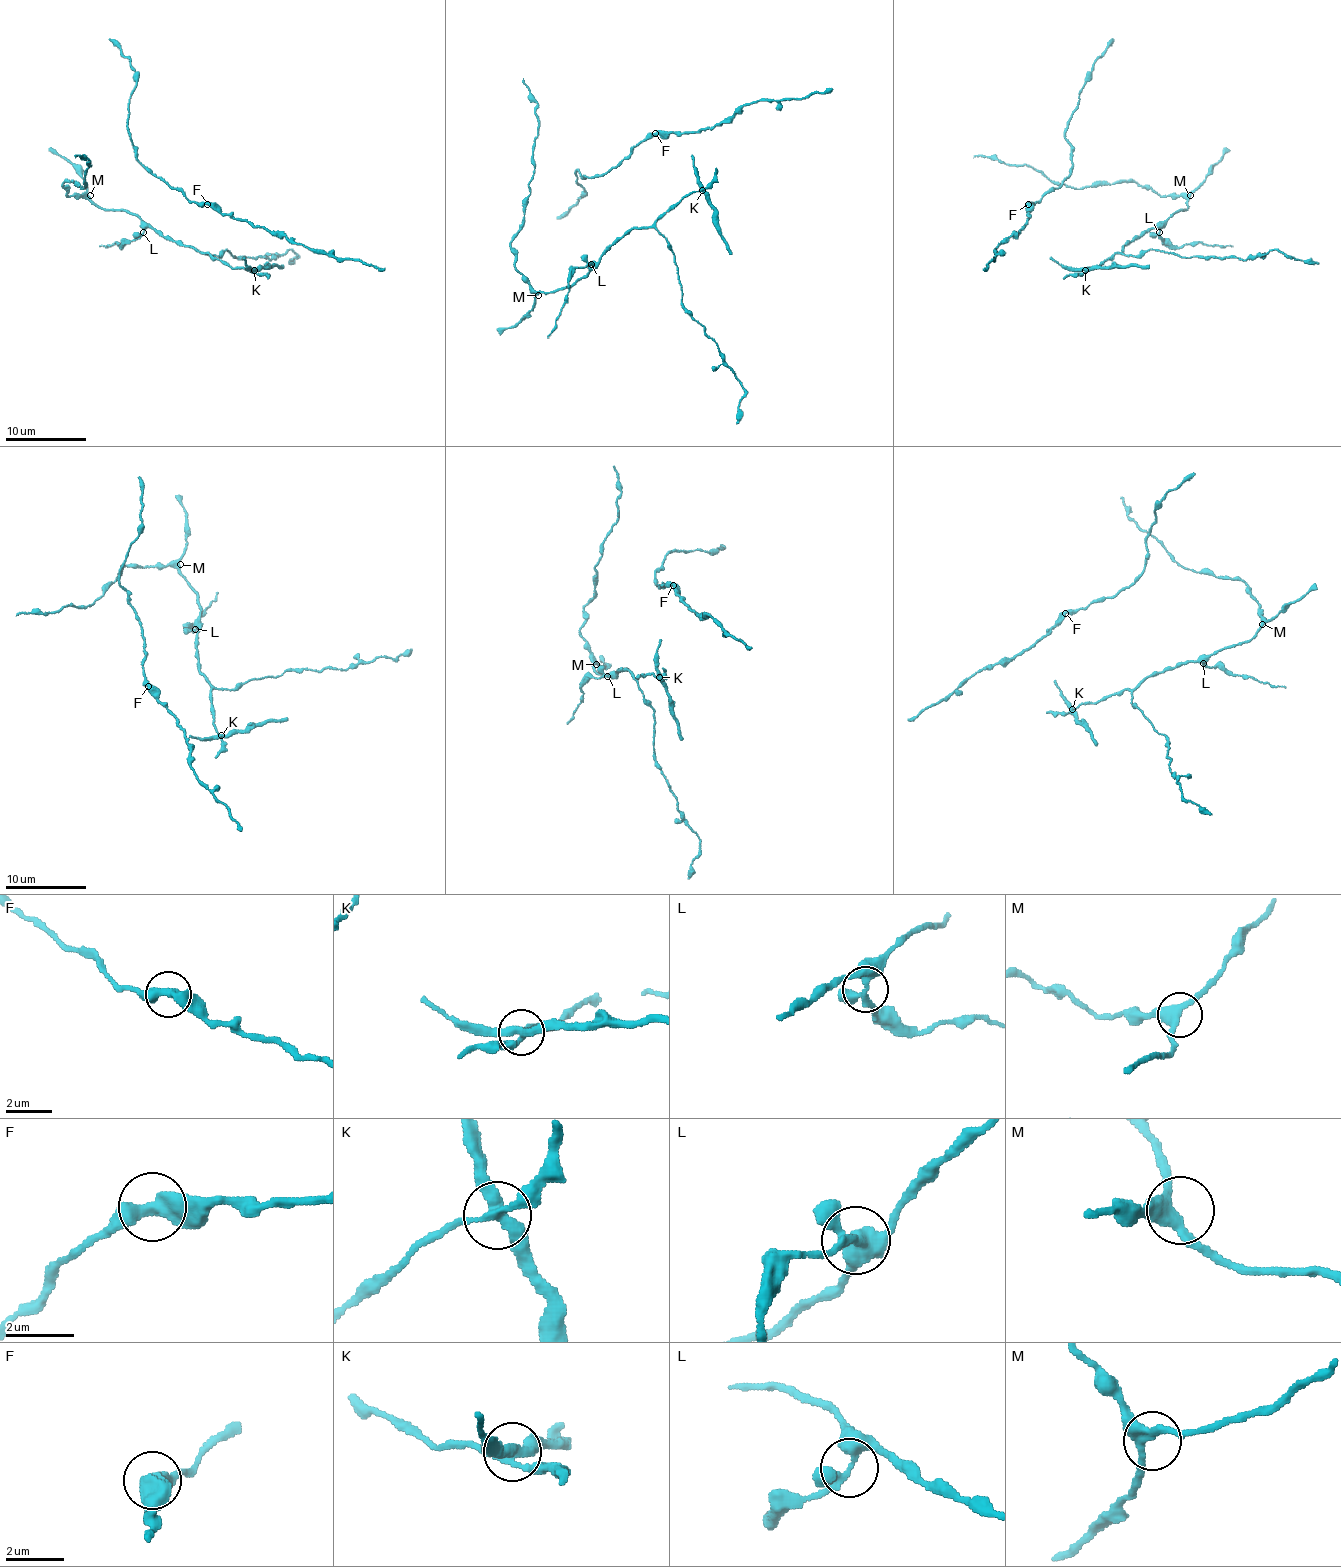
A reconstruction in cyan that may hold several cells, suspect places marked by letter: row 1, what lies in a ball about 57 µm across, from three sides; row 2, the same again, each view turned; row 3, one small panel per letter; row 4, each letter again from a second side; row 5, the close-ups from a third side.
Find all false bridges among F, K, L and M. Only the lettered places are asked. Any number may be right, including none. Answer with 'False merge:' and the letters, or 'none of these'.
False merge: K, L

